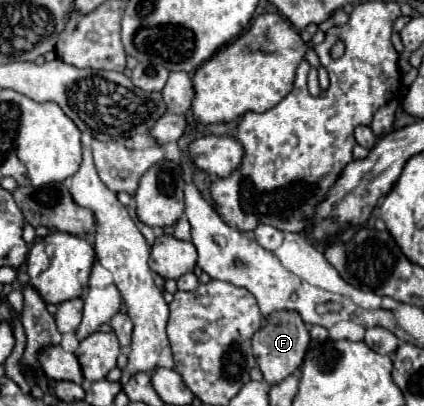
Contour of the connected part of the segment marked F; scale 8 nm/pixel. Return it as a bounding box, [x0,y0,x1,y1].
[253,310,309,386]

